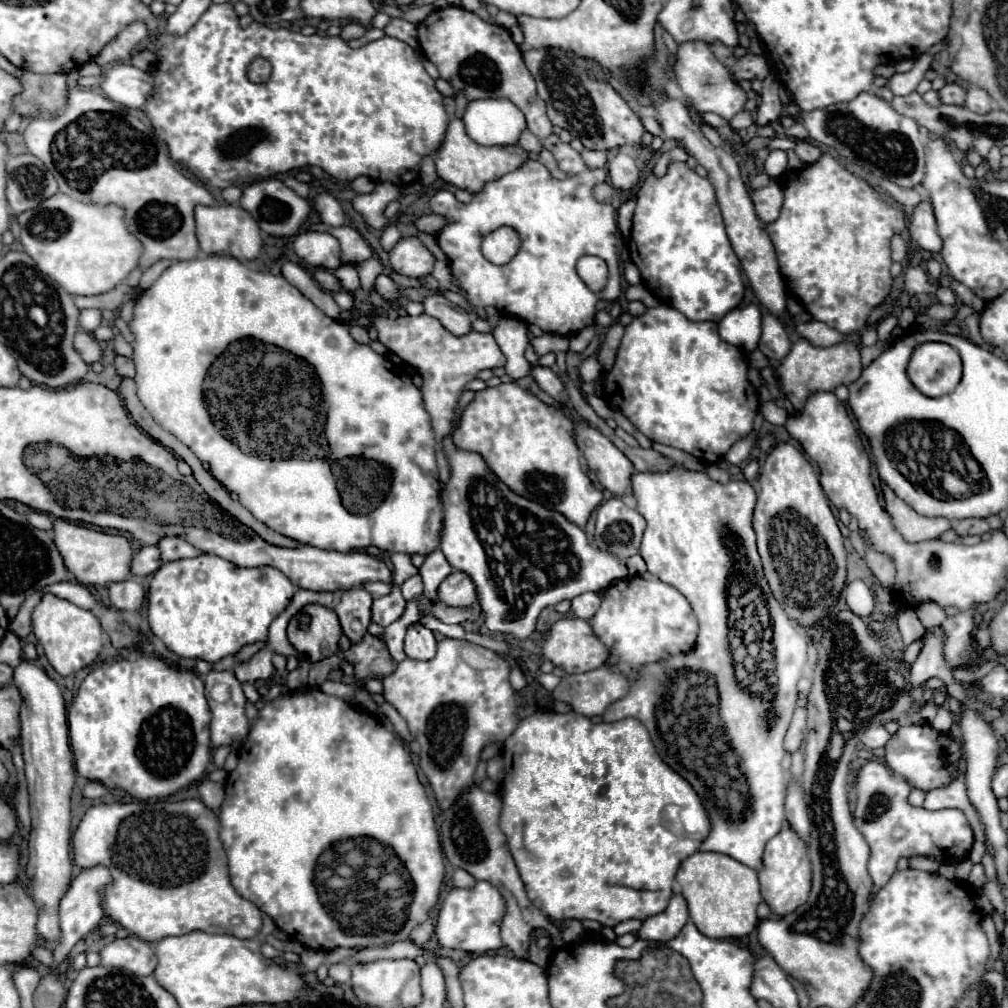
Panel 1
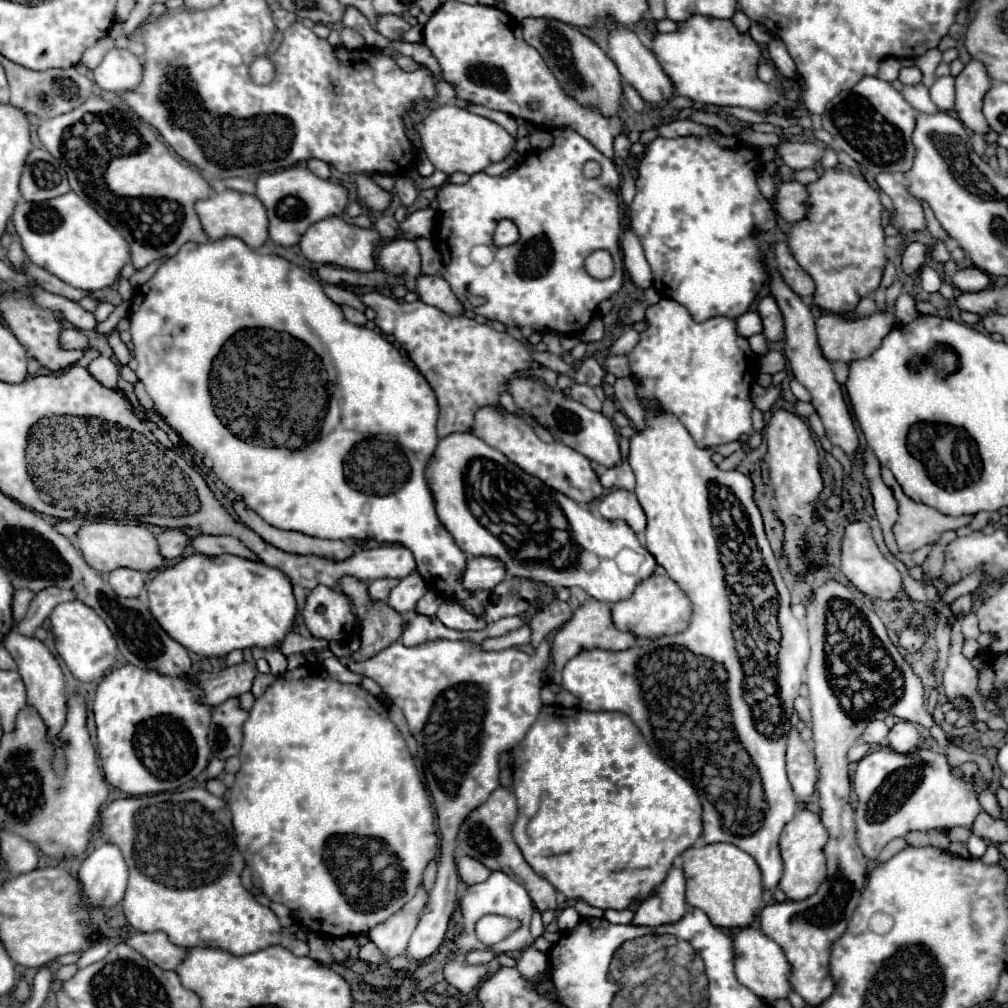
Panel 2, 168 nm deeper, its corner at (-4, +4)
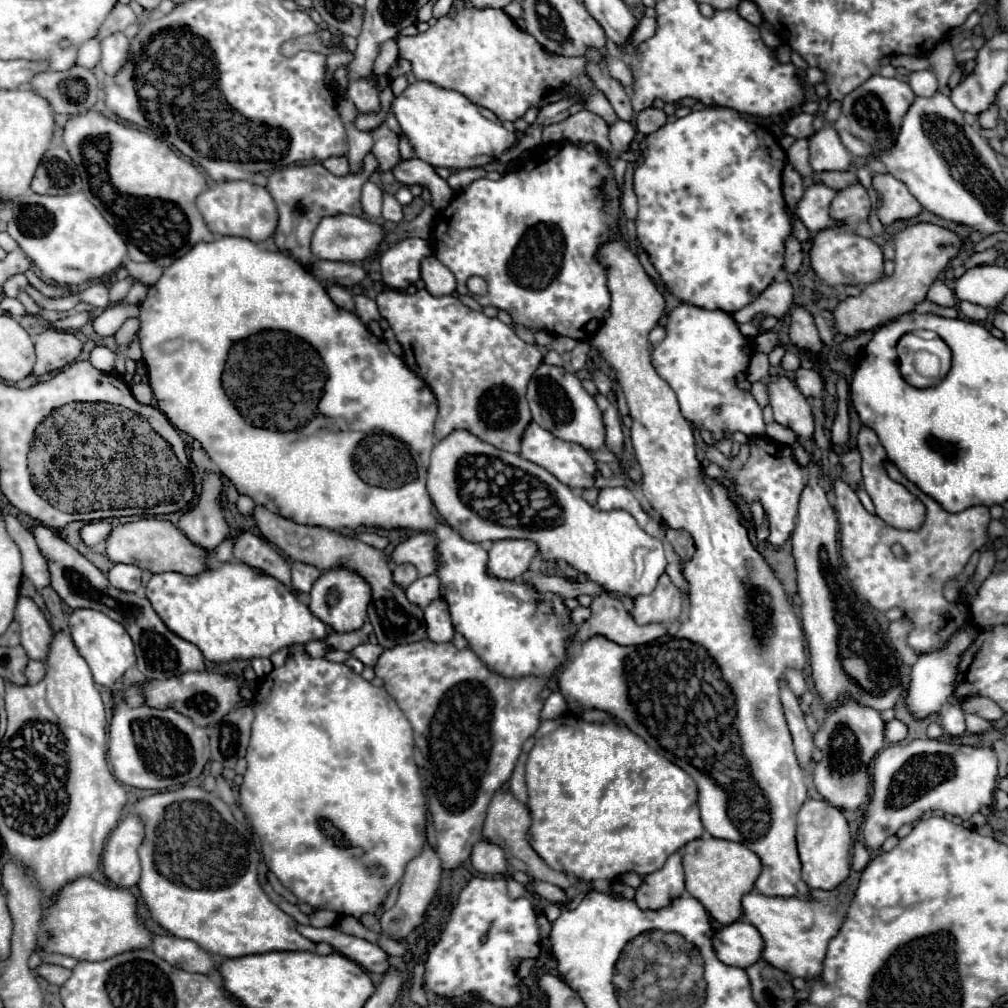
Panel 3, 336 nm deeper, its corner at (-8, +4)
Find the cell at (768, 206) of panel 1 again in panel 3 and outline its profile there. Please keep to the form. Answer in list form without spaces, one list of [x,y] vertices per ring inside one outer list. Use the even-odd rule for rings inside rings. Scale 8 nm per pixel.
[[[817,183],[807,187],[803,197],[797,201],[795,213],[811,233],[817,233],[825,227],[835,225],[835,221],[829,219],[829,203],[835,197],[835,193],[837,191]]]

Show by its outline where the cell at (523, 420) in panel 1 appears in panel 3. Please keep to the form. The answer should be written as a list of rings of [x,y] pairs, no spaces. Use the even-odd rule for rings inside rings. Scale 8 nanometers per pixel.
[[[529,423],[529,427],[525,429],[519,455],[523,459],[547,469],[551,475],[555,475],[561,483],[565,483],[571,489],[591,489],[595,485],[595,471],[597,469],[595,469],[595,461],[587,453],[587,449],[583,449],[577,443],[567,443],[567,441],[553,437],[549,431],[539,427],[537,423]],[[589,463],[591,463],[591,469],[589,469]],[[589,471],[591,471],[591,479],[589,479]]]

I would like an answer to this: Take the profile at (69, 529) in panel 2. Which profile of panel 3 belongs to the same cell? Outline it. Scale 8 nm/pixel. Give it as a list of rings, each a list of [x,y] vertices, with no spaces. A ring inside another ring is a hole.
[[[95,521],[95,523],[87,523],[85,527],[81,527],[79,531],[79,537],[85,545],[95,545],[95,543],[101,543],[111,531],[111,523],[105,523],[105,521]]]

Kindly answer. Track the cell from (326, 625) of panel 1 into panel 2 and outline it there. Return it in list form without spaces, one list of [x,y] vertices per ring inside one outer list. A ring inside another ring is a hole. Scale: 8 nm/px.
[[[317,585],[307,595],[307,605],[301,613],[309,631],[327,641],[341,641],[355,629],[355,615],[351,611],[351,599],[327,585]]]

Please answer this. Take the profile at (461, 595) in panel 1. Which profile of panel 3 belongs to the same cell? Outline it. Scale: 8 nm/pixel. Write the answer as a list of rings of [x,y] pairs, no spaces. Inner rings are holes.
[[[515,539],[495,541],[493,547],[489,549],[487,571],[491,577],[513,581],[527,571],[535,555],[537,545],[531,541],[515,541]]]

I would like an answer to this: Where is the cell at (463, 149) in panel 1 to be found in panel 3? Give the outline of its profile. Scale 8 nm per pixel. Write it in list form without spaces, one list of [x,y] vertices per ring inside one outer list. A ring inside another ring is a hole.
[[[417,81],[409,85],[393,103],[391,109],[409,137],[415,155],[433,165],[447,169],[467,169],[467,167],[483,167],[493,159],[499,159],[515,141],[517,135],[507,131],[503,125],[487,121],[465,95],[457,91],[447,91],[435,87],[427,81]]]

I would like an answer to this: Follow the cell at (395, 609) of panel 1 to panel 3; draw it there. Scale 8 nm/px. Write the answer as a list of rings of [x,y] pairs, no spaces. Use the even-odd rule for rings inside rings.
[[[427,575],[427,577],[419,577],[417,581],[413,581],[407,589],[405,595],[407,599],[417,605],[417,607],[427,607],[431,601],[435,601],[435,597],[439,595],[439,577],[437,575]]]

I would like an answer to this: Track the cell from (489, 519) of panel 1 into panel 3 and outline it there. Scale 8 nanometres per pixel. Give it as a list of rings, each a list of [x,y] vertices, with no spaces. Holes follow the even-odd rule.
[[[459,429],[435,443],[427,473],[427,491],[437,513],[473,543],[529,539],[537,545],[537,555],[545,561],[567,563],[585,573],[591,581],[621,593],[621,597],[647,595],[665,573],[667,557],[663,541],[647,535],[631,513],[601,511],[591,507],[567,485],[557,481],[543,467],[515,453],[505,453],[473,433]],[[641,549],[641,553],[635,553]],[[635,555],[641,557],[639,563]]]

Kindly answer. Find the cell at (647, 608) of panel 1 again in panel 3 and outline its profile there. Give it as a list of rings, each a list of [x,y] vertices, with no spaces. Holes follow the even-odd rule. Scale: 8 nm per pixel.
[[[661,575],[651,595],[641,595],[633,603],[633,619],[637,625],[647,623],[671,623],[677,621],[683,607],[683,593],[671,583],[667,575]]]

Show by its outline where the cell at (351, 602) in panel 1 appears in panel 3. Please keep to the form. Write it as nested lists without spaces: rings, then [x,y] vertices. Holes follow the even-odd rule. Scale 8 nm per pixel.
[[[393,565],[393,583],[395,585],[401,585],[403,589],[407,585],[411,585],[419,575],[417,575],[417,569],[413,565]]]

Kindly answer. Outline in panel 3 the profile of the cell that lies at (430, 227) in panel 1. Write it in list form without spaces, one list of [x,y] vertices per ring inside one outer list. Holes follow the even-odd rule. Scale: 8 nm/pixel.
[[[329,215],[323,217],[319,227],[313,233],[311,239],[311,253],[317,259],[329,259],[329,261],[363,261],[367,259],[377,247],[379,243],[387,237],[385,229],[381,223],[375,221],[367,221],[363,217],[353,217],[353,215]]]

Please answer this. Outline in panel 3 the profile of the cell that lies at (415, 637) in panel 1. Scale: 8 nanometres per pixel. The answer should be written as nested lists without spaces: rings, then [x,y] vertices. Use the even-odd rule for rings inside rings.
[[[435,599],[429,607],[425,607],[425,625],[427,625],[427,639],[441,643],[451,641],[455,635],[449,607],[443,599]]]

